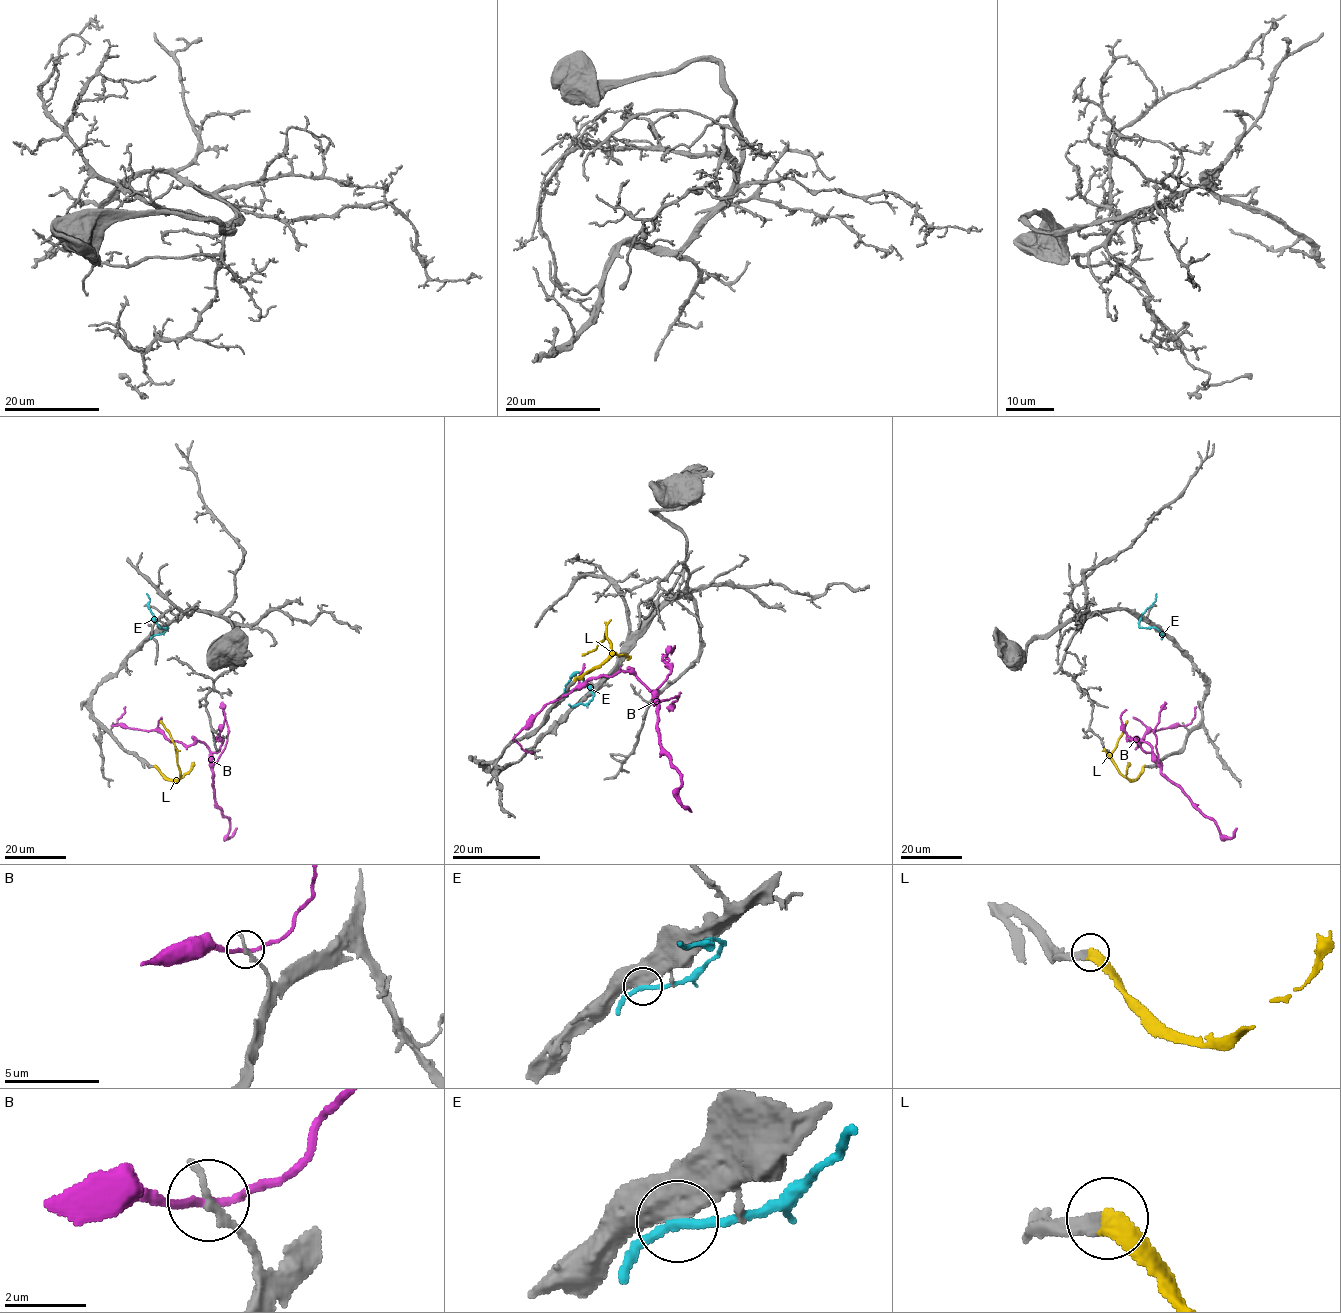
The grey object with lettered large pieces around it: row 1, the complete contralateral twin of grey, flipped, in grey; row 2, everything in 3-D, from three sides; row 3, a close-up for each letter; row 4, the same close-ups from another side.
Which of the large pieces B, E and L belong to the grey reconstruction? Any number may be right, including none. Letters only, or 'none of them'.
L

